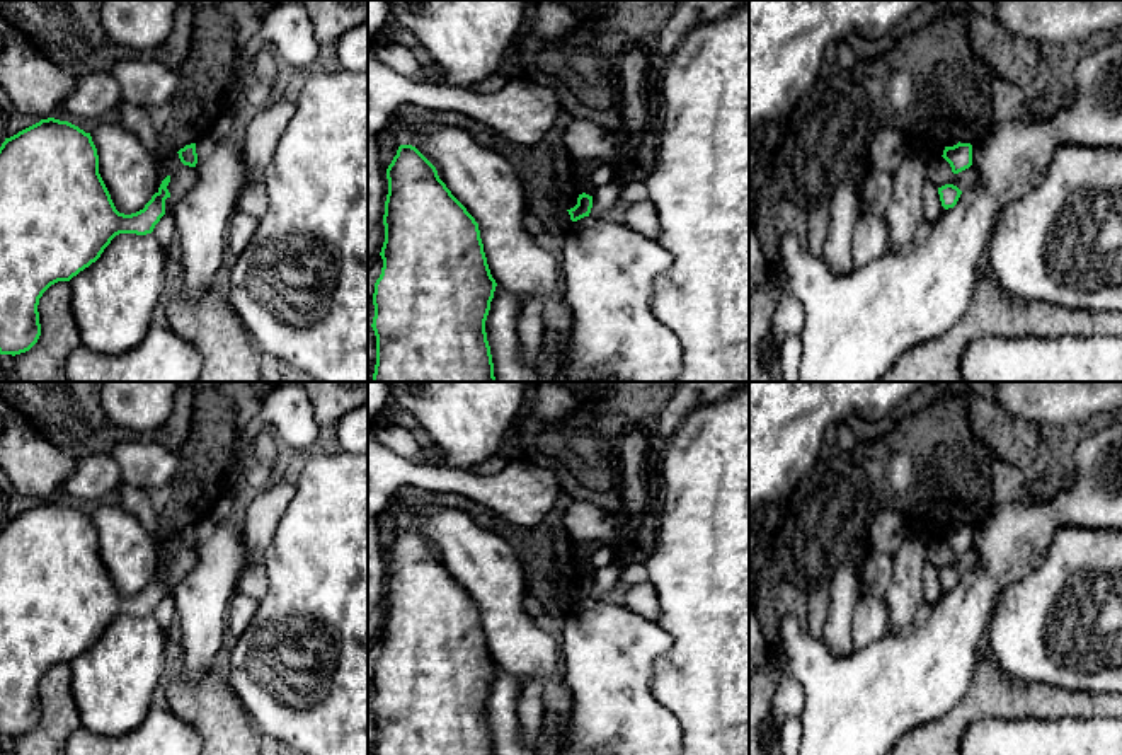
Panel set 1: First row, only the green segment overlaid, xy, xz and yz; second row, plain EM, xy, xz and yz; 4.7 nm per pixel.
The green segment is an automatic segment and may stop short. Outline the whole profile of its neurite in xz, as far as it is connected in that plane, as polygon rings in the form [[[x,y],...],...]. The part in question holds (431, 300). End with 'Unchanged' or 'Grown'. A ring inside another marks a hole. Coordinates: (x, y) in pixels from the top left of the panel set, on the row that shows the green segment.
[[[400,145],[386,169],[383,268],[375,283],[373,382],[495,382],[485,320],[495,291],[478,223],[439,179],[436,167],[412,145]]]. Unchanged

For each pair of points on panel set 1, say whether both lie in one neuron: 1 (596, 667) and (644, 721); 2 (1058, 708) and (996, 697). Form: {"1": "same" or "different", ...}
{"1": "same", "2": "same"}

